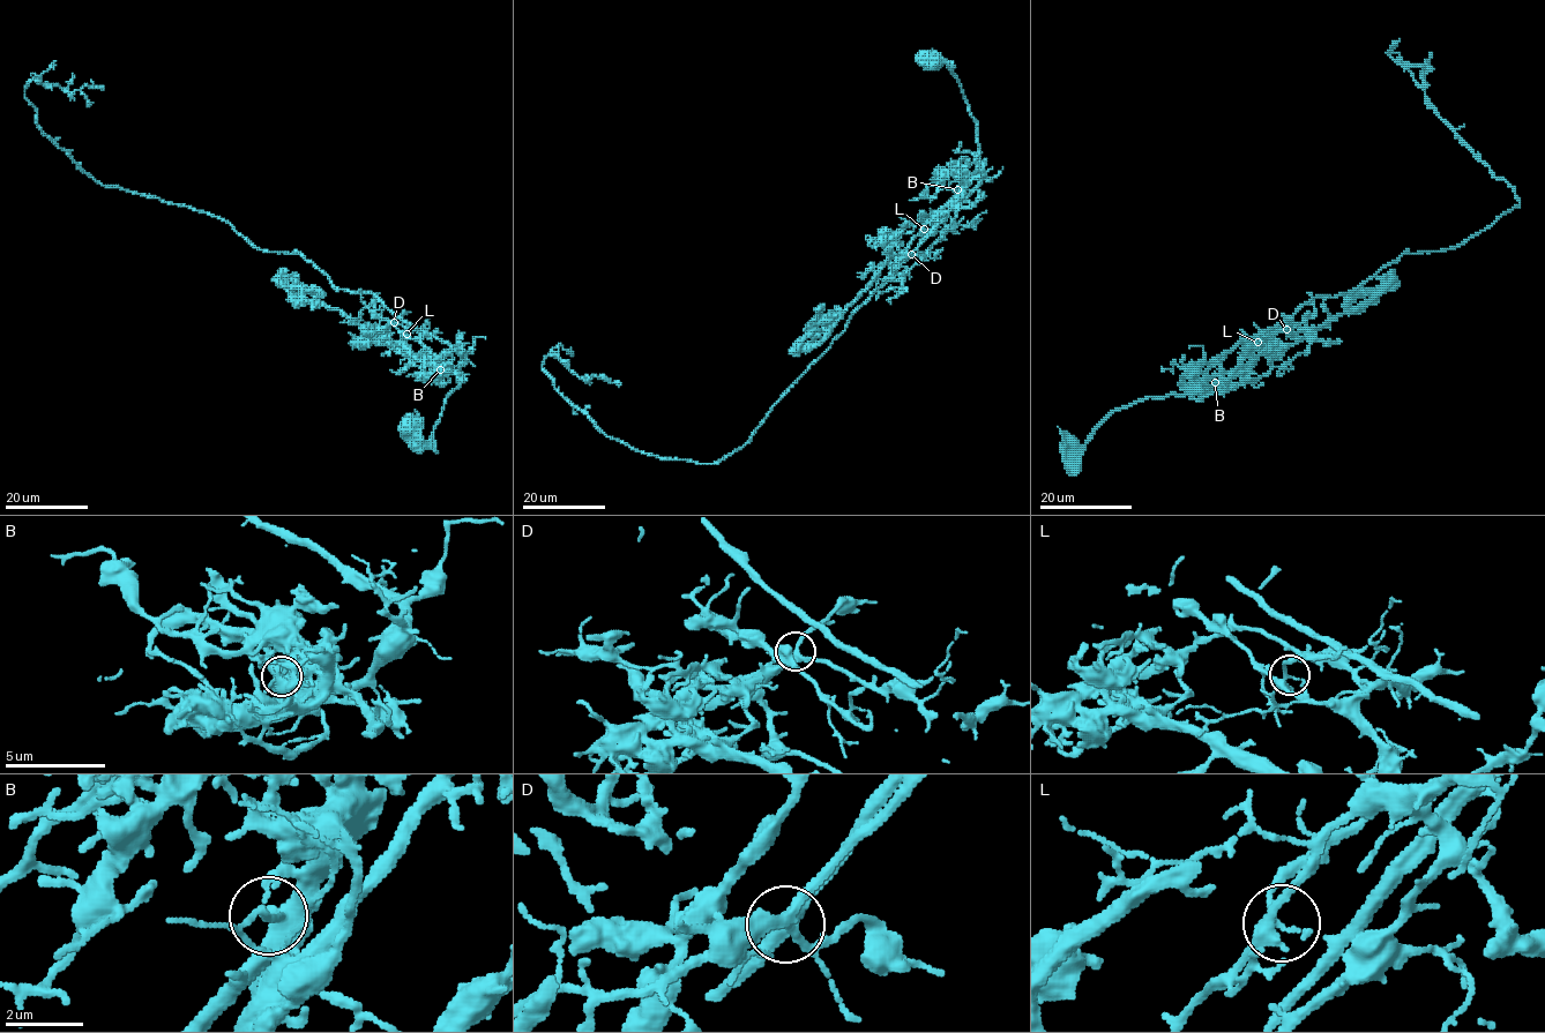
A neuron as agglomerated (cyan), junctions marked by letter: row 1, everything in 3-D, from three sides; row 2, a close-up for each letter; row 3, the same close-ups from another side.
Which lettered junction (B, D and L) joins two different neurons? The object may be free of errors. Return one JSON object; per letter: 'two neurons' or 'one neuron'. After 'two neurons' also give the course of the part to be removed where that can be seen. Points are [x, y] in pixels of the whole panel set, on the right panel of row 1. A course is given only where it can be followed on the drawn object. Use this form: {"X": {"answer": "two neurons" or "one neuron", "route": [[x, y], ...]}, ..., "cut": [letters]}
{"B": {"answer": "two neurons", "route": [[1214, 382], [1311, 299], [1350, 293], [1403, 253], [1454, 248], [1519, 204], [1397, 60], [1423, 76], [1432, 68]]}, "D": {"answer": "one neuron"}, "L": {"answer": "one neuron"}, "cut": ["B"]}

